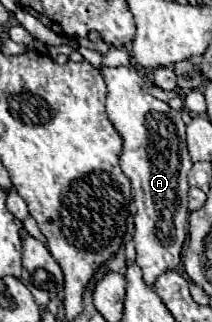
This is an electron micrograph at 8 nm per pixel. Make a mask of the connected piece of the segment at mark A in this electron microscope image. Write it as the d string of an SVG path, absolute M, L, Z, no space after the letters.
M133 66L101 68L101 76L107 84L107 116L123 138L121 168L133 184L133 202L137 208L135 234L133 234L135 250L137 250L137 266L143 272L145 284L153 286L163 272L175 270L179 266L181 248L185 242L185 224L189 220L187 172L191 170L191 158L185 144L185 124L177 110L173 110L167 102L161 102L149 94L145 80L137 74Z

